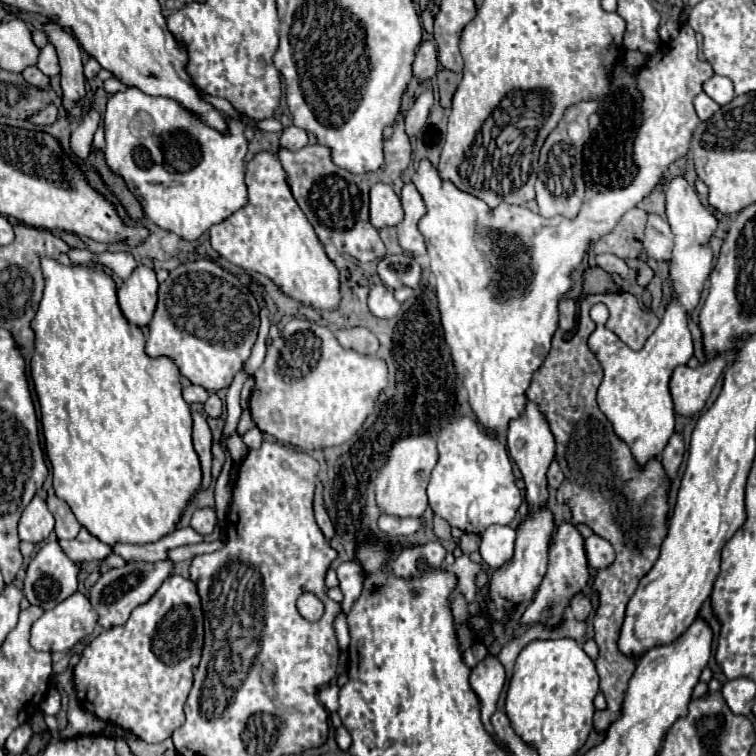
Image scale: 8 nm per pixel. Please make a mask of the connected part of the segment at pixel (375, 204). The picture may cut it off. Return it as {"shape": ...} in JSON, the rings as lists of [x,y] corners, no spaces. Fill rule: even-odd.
{"shape":[[[375,183],[371,187],[371,203],[369,203],[369,219],[375,229],[399,225],[403,219],[403,207],[399,195],[387,183]]]}

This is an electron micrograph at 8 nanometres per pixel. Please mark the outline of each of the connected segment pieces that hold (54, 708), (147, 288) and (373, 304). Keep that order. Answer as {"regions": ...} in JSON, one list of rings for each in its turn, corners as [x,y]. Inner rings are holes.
{"regions":[[[[51,689],[47,695],[45,695],[45,701],[41,703],[41,709],[45,715],[51,715],[51,717],[57,717],[61,713],[61,693],[57,689]]],[[[139,265],[133,275],[119,287],[117,297],[123,317],[137,327],[145,327],[151,321],[157,303],[155,271]]],[[[373,285],[369,291],[369,299],[367,299],[369,311],[379,317],[379,319],[391,319],[393,315],[397,315],[397,311],[401,309],[399,301],[393,297],[393,293],[385,287],[385,285]]]]}

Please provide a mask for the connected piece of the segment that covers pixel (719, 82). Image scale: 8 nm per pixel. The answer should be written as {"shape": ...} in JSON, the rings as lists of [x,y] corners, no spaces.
{"shape":[[[711,75],[703,83],[703,91],[719,105],[725,105],[733,99],[733,85],[727,77],[721,77],[721,75]]]}

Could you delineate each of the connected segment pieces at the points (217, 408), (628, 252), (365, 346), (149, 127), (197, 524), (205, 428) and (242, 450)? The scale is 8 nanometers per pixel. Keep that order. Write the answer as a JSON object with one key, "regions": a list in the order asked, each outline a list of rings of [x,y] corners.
{"regions":[[[[211,393],[209,395],[209,399],[205,401],[205,413],[209,415],[209,417],[219,417],[221,415],[221,399],[215,395],[215,393]]],[[[631,209],[627,211],[617,227],[609,231],[609,235],[603,235],[595,245],[593,251],[595,255],[601,253],[613,253],[621,259],[625,257],[637,257],[639,251],[643,249],[641,239],[643,239],[643,227],[647,221],[647,213],[643,209]]],[[[353,327],[353,329],[343,329],[337,335],[337,341],[347,347],[347,349],[355,349],[361,355],[377,355],[379,351],[379,341],[375,339],[375,335],[363,327]]],[[[129,87],[123,93],[115,93],[107,101],[107,111],[103,115],[105,123],[105,161],[111,171],[119,173],[129,187],[129,191],[141,201],[143,211],[161,229],[179,235],[185,241],[199,239],[211,225],[221,223],[231,213],[247,203],[245,183],[243,183],[243,157],[247,151],[247,139],[243,135],[243,123],[229,119],[229,133],[221,135],[215,129],[203,125],[193,113],[185,111],[179,103],[171,99],[151,97]]],[[[197,509],[191,517],[191,527],[199,533],[199,535],[209,535],[215,527],[215,509]]],[[[199,411],[191,413],[193,413],[193,445],[203,467],[201,489],[205,489],[211,483],[211,429]]],[[[233,435],[233,437],[229,439],[229,451],[231,451],[231,457],[233,457],[235,463],[241,463],[241,461],[243,461],[243,457],[245,457],[245,453],[247,453],[247,447],[245,447],[245,443],[241,441],[239,435]]]]}

